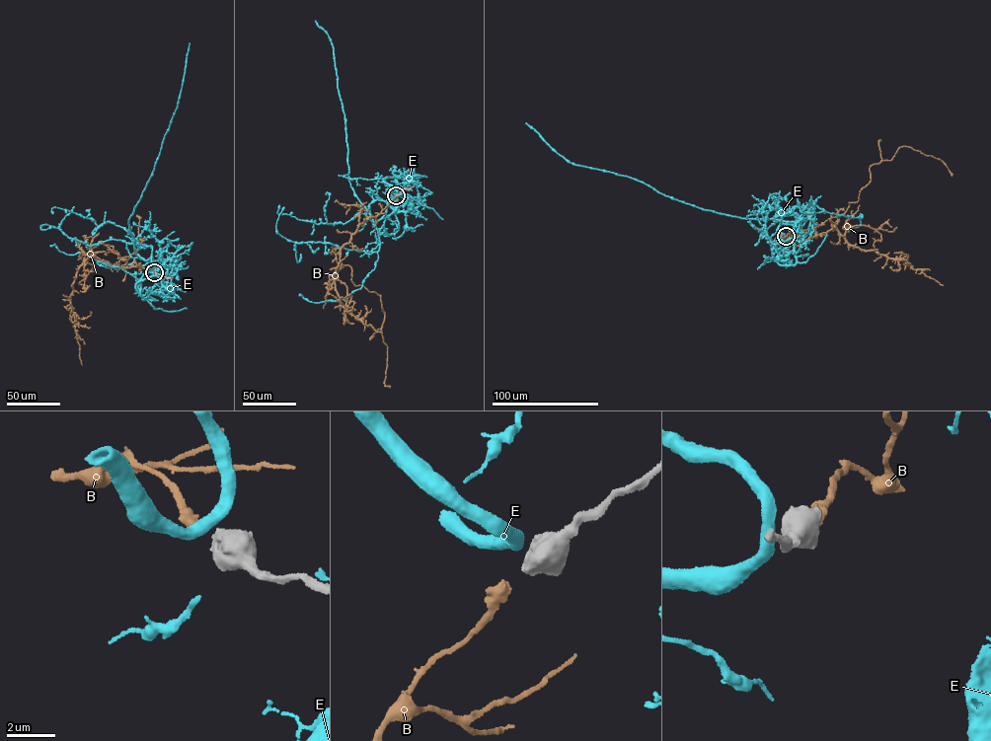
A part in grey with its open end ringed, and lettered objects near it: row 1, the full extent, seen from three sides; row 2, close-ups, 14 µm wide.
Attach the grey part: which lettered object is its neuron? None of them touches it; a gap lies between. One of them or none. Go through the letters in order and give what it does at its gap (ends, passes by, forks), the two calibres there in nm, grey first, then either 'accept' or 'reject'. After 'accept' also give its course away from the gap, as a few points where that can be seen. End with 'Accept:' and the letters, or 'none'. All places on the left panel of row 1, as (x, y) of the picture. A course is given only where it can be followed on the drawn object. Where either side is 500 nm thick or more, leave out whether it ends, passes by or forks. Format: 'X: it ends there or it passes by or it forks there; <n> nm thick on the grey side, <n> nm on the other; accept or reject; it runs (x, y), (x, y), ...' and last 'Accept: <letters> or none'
B: 650 nm thick on the grey side, 500 nm on the other; accept; it runs (154, 271), (114, 266), (93, 254), (114, 251), (128, 257), (145, 237), (127, 260), (122, 281)
E: 650 nm thick on the grey side, 480 nm on the other; reject
Accept: B

